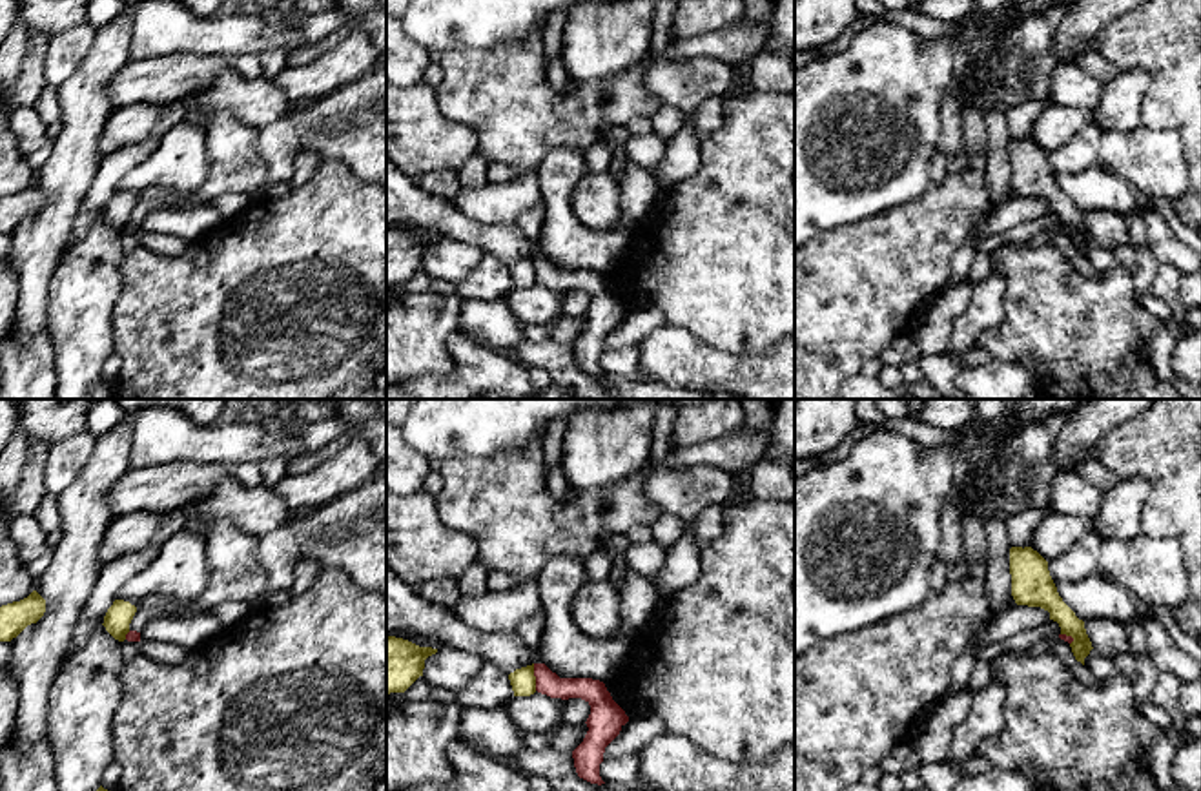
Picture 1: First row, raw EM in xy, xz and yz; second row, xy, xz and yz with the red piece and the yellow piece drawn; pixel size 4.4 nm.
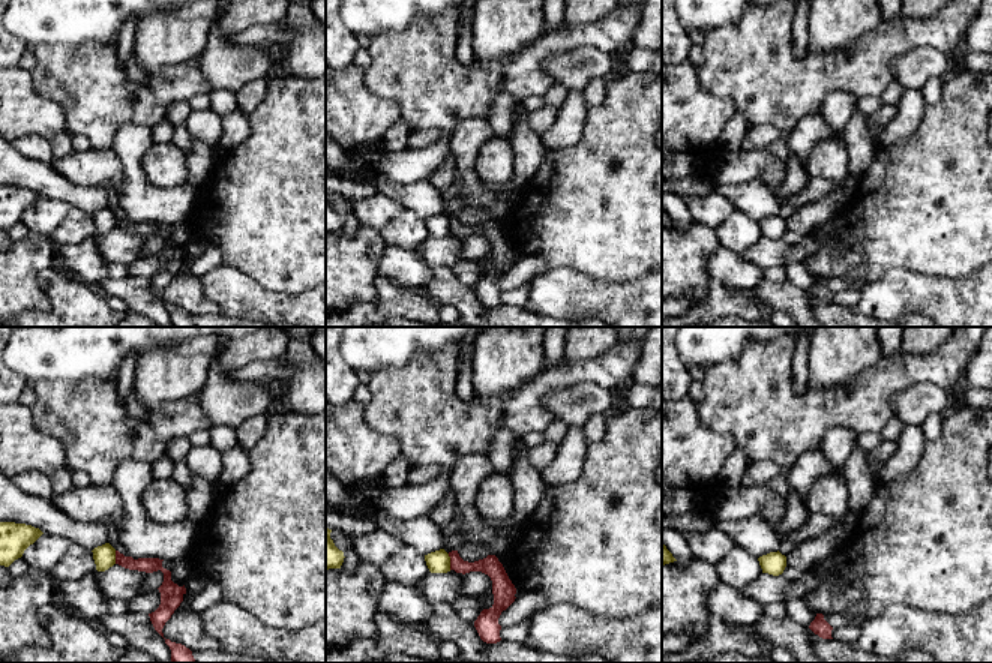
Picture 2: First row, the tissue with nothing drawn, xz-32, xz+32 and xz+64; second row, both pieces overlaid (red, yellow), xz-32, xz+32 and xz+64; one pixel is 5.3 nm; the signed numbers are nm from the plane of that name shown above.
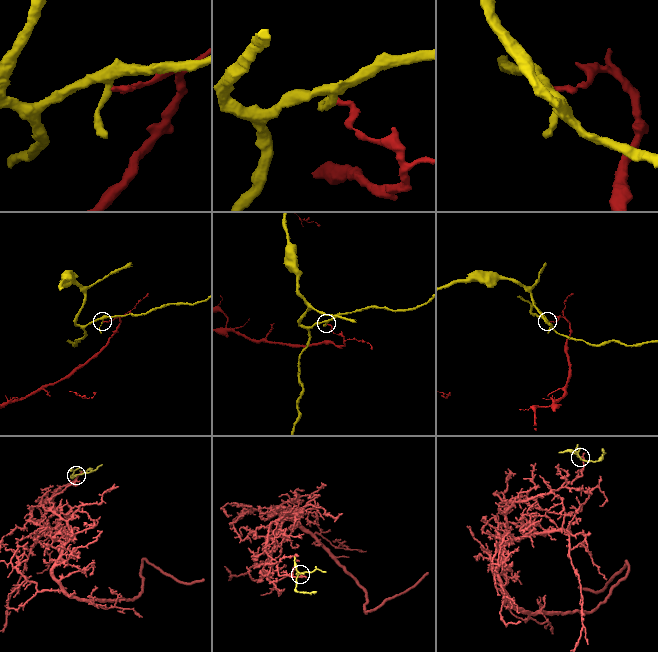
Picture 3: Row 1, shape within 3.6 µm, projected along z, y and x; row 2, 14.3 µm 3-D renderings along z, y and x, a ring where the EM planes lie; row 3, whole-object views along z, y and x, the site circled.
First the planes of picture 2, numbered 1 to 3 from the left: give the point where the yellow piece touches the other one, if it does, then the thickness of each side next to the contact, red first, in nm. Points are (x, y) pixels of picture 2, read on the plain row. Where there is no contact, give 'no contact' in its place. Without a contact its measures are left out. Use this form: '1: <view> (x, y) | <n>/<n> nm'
1: xz-32 (116, 221) | 80/120 nm
2: xz+32 (450, 225) | 100/120 nm
3: no contact

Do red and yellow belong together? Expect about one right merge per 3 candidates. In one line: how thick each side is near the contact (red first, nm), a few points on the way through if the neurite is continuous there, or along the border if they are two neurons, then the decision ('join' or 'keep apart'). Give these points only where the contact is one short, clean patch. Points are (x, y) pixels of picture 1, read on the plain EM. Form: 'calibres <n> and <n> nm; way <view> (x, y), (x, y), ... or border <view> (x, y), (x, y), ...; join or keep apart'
calibres 110 and 110 nm; border xz (533, 256), (536, 281); keep apart

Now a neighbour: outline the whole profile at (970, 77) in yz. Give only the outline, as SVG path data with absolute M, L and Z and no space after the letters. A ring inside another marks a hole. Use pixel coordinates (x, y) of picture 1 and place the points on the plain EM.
M980 60L975 64L962 66L957 78L957 91L962 98L962 93L977 95L984 89Z

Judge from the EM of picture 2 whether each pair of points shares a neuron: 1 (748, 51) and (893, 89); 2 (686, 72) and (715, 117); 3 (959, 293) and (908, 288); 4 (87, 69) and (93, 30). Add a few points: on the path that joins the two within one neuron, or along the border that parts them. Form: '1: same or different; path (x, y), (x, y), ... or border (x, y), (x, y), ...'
1: different; border (893, 81), (878, 96)
2: same; path (686, 83), (686, 89), (704, 107)
3: same; path (947, 293), (920, 293)
4: different; border (56, 44), (116, 45)

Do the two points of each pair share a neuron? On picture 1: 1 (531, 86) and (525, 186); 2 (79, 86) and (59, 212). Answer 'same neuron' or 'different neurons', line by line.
1: different neurons
2: same neuron

